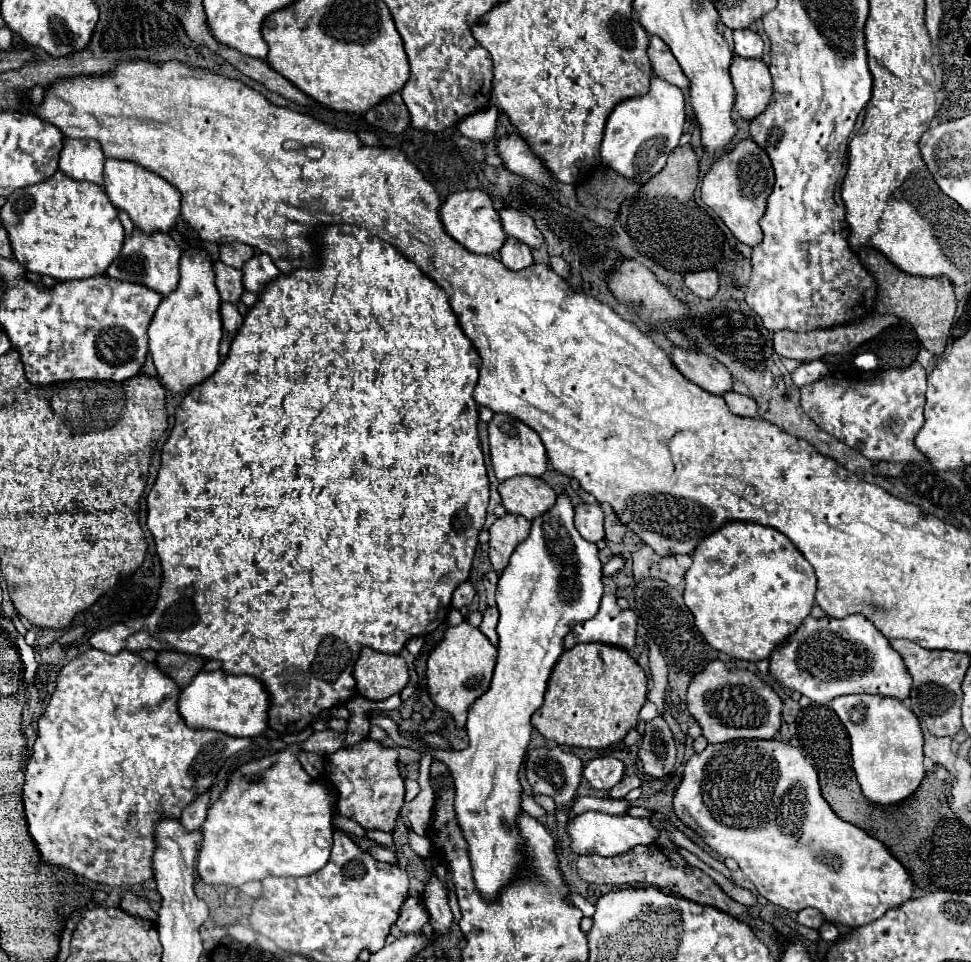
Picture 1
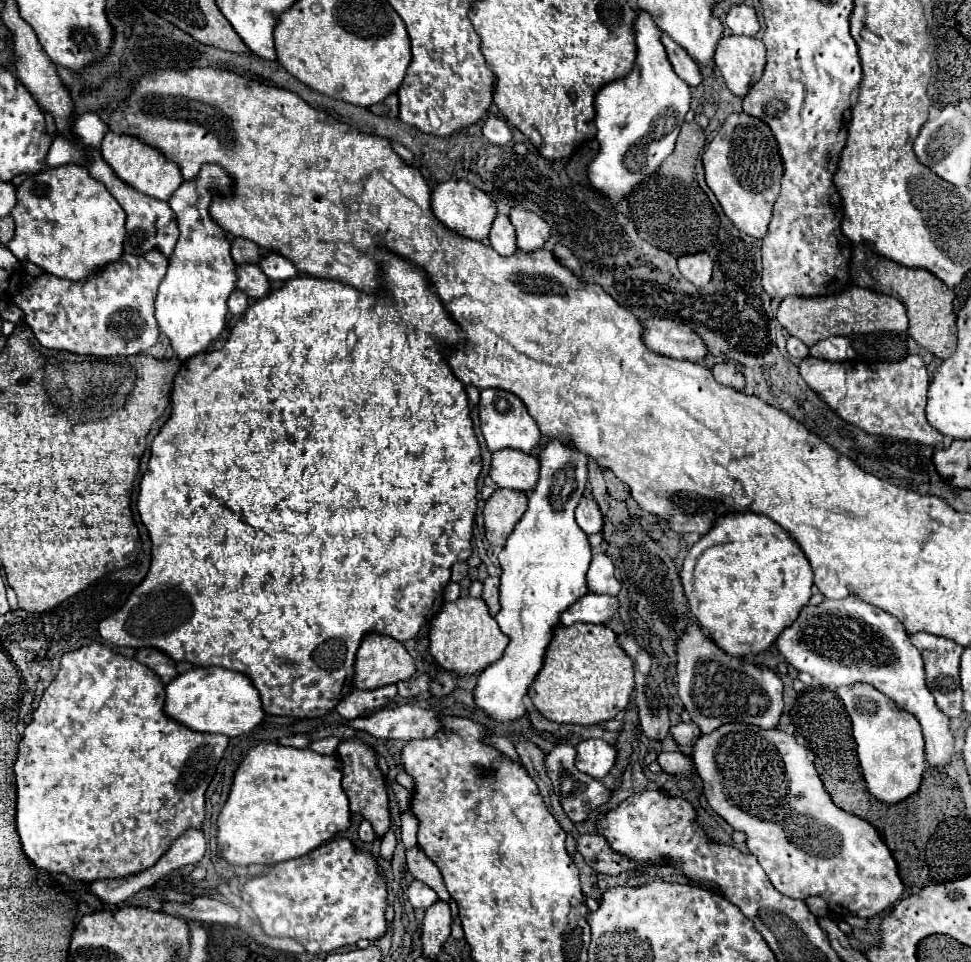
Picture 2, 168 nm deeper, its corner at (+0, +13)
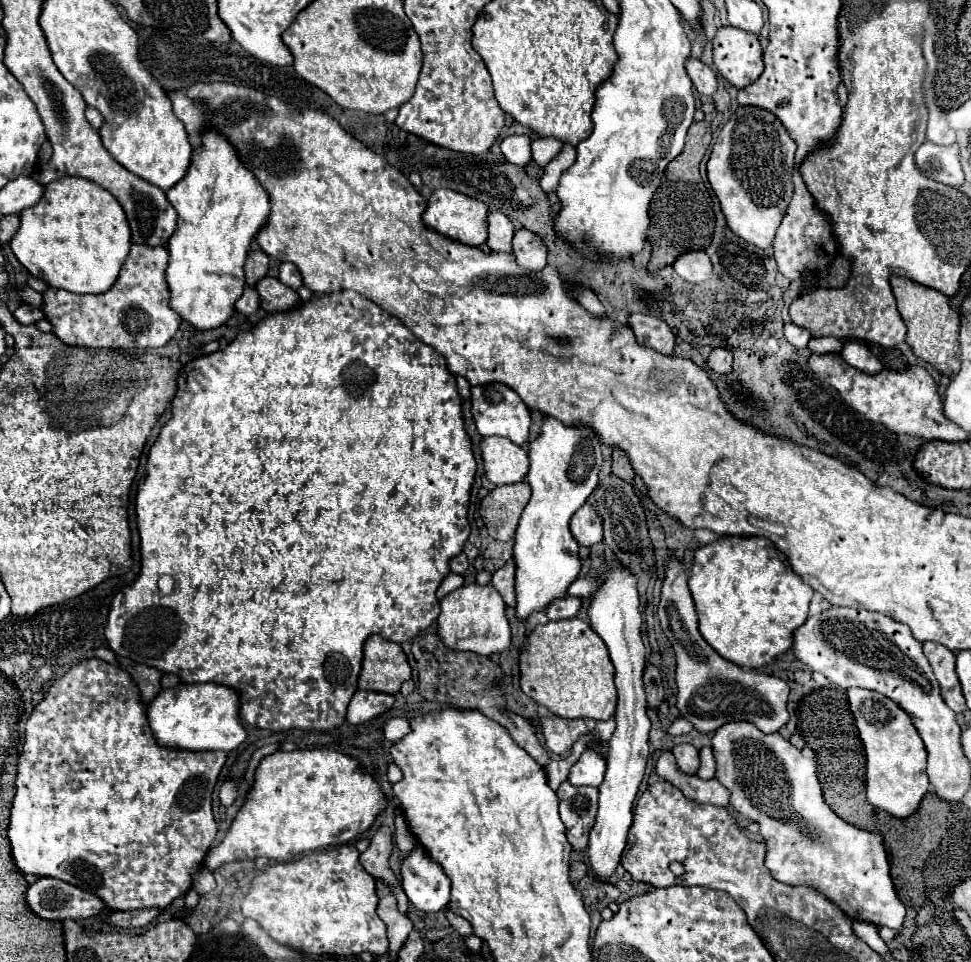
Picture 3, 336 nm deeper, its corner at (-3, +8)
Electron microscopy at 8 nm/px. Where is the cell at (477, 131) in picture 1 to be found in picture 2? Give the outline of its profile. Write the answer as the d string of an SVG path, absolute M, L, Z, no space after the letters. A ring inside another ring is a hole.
M489 112L489 114L483 118L481 130L483 130L483 136L485 136L491 144L503 146L503 144L507 144L507 142L511 140L511 130L509 130L507 124L505 124L499 116L495 116L493 112Z

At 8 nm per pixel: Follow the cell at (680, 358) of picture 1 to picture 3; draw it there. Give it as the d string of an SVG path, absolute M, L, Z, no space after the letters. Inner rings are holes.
M634 313L634 315L628 315L628 325L634 331L636 341L642 347L650 347L650 349L654 349L658 353L666 353L666 355L670 355L674 351L676 337L660 317Z

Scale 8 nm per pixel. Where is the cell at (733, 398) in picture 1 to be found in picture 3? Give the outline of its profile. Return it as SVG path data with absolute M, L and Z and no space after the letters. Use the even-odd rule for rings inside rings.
M714 347L708 355L708 367L716 373L730 373L732 369L732 353L728 353L724 347Z

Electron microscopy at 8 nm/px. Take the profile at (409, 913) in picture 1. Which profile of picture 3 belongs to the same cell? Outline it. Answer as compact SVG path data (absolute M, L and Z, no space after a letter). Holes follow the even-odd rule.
M416 843L400 863L402 889L410 903L424 913L438 913L450 901L450 879L426 849Z

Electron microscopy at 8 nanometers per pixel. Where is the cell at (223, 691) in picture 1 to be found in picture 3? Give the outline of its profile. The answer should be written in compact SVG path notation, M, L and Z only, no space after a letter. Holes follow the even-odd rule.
M212 683L164 689L148 705L148 723L158 745L166 749L232 751L246 739L246 731L236 715L236 691L214 687Z

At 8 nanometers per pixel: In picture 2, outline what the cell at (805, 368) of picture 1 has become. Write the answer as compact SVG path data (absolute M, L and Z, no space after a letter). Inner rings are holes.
M797 338L787 340L787 352L791 354L791 358L797 358L797 360L805 360L809 356L809 348L801 344Z

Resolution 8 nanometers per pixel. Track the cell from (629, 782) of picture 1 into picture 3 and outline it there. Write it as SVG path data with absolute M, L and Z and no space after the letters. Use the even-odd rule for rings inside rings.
M704 747L700 749L700 769L698 769L698 777L700 779L710 779L716 775L716 759L712 755L712 747Z

